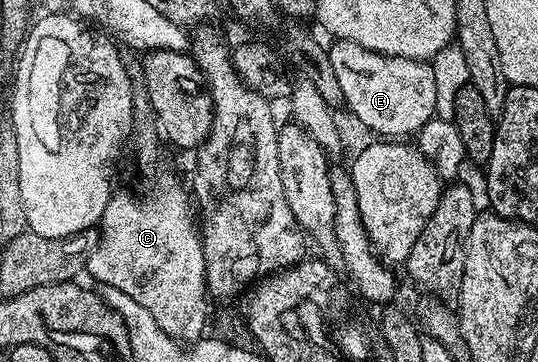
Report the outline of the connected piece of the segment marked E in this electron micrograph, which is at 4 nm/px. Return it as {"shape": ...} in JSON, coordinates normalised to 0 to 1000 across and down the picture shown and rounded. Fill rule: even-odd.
{"shape":[[[641,108],[623,110],[608,138],[621,207],[641,260],[645,304],[662,315],[673,348],[701,362],[706,370],[701,376],[771,376],[810,318],[810,249],[801,171],[704,152]]]}

